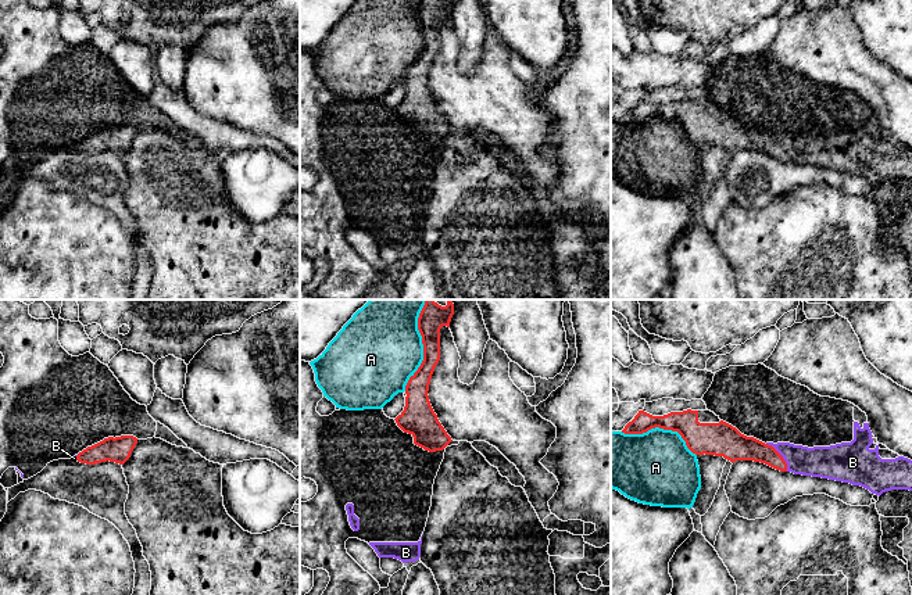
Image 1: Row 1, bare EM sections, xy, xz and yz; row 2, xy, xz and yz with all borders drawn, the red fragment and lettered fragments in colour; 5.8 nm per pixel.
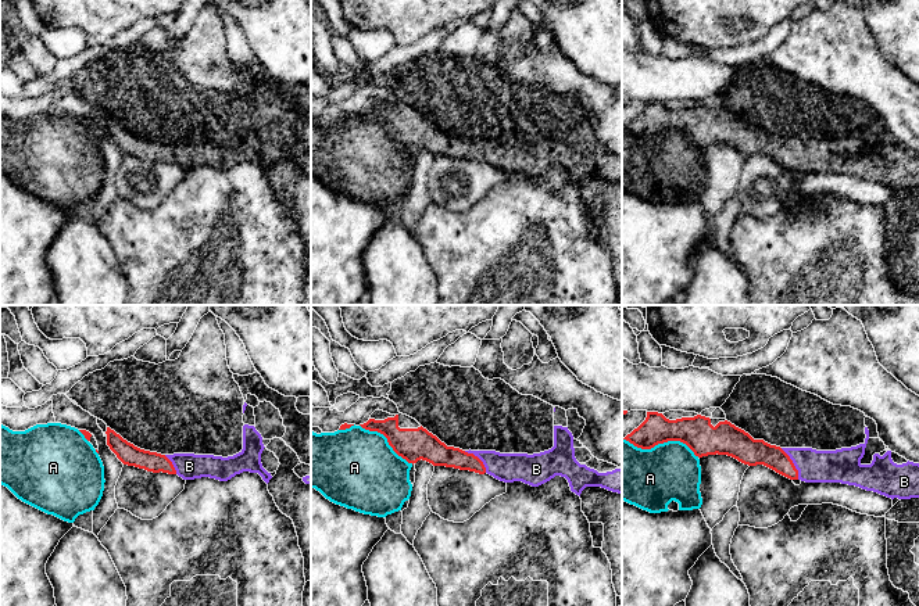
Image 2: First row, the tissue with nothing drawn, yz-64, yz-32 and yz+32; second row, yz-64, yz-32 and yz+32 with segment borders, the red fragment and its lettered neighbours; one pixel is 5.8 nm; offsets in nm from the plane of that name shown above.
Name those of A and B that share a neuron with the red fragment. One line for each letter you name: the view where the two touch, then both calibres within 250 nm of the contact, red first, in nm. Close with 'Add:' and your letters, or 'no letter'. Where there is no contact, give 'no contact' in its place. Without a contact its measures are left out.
B: contact in yz; calibres 150 and 180 nm
Add: B

